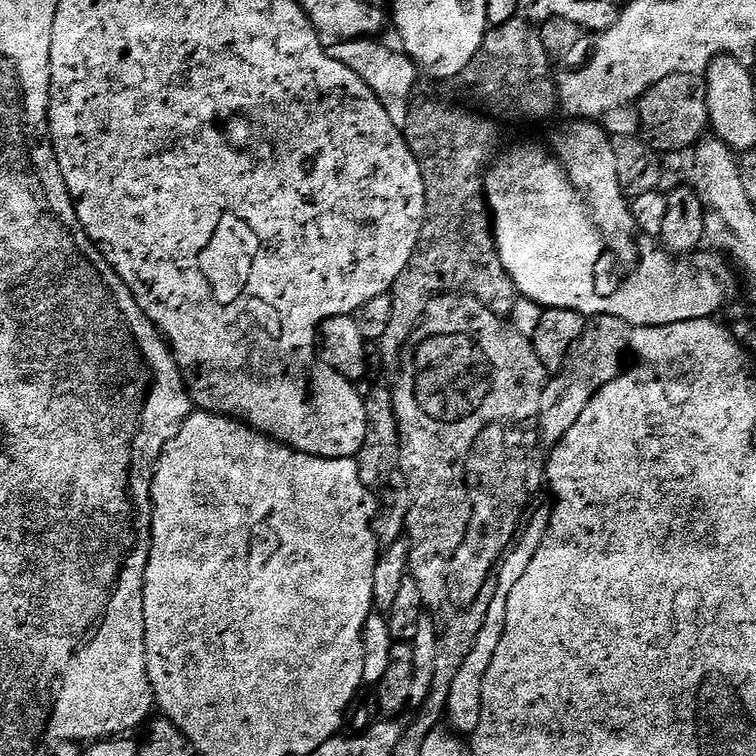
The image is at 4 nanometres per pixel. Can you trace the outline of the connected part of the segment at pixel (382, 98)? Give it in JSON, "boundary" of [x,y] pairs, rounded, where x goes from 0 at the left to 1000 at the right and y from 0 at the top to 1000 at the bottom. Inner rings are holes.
{"boundary":[[[508,50],[464,53],[438,60],[437,73],[442,77],[442,82],[452,82],[452,87],[468,93],[468,98],[474,98],[474,103],[479,103],[479,108],[484,108],[484,114],[495,119],[511,151],[516,151],[516,161],[521,161],[521,167],[533,171],[540,149],[540,136],[553,110],[553,102],[550,102],[553,91],[533,62],[520,58],[512,58]]]}

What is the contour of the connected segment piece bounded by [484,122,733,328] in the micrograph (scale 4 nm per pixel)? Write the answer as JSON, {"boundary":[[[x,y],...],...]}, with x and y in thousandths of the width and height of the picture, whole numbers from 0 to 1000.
{"boundary":[[[788,161],[751,163],[757,164],[738,171],[721,190],[683,190],[673,201],[663,200],[655,208],[649,221],[644,224],[640,235],[643,263],[649,290],[653,292],[656,329],[664,341],[664,352],[669,352],[669,362],[675,362],[675,368],[680,373],[684,388],[689,393],[704,397],[718,409],[747,407],[749,410],[769,413],[775,421],[811,418],[812,421],[823,421],[823,426],[828,426],[836,434],[864,434],[892,426],[934,423],[946,419],[948,417],[946,413],[952,406],[956,409],[964,401],[963,390],[968,386],[970,356],[960,348],[959,340],[942,331],[935,331],[937,333],[926,331],[914,341],[896,341],[890,335],[874,327],[864,313],[853,312],[839,294],[832,266],[824,251],[820,250],[817,230],[812,220],[812,198],[804,176]]]}

